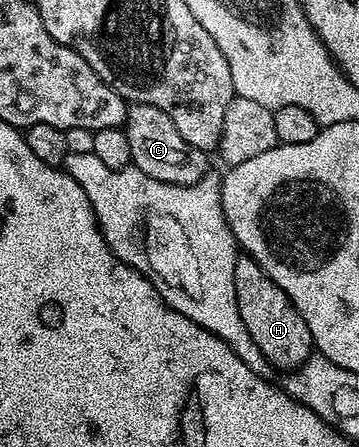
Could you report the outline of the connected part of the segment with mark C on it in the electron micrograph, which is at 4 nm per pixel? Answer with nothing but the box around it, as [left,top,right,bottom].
[124,103,207,184]

